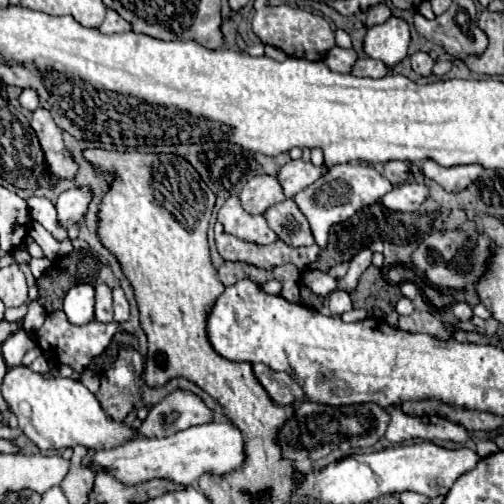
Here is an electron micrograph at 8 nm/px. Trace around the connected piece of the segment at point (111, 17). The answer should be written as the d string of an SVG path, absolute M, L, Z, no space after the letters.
M108 11L106 13L106 19L104 23L98 27L102 33L124 33L124 31L130 31L130 23L126 19L122 19L116 11Z

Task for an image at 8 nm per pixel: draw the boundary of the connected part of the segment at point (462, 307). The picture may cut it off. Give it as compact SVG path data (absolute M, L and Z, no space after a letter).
M456 303L456 305L452 305L452 313L454 313L454 317L458 321L470 321L472 315L474 315L472 307L468 303Z

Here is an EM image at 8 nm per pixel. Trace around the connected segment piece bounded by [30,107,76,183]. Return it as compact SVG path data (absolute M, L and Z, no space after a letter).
M38 107L34 111L34 117L32 117L30 125L36 131L36 135L40 139L40 145L44 149L46 163L48 163L50 173L52 173L52 183L56 183L58 179L72 179L74 173L76 173L76 165L68 157L64 141L62 141L62 131L54 123L50 113L46 109Z

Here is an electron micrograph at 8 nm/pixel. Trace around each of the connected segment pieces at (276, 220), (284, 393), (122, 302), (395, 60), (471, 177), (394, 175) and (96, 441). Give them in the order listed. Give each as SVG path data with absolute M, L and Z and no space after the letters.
M286 199L286 201L270 207L264 217L266 217L270 229L286 245L290 245L290 247L314 245L314 237L310 233L308 221L292 199Z
M262 363L252 365L254 377L256 381L268 391L268 397L276 403L276 405L294 405L298 401L302 401L302 393L296 393L296 383L290 379L290 375L286 373L278 373L268 369Z
M114 287L112 293L114 293L114 321L124 323L130 317L130 307L124 297L124 291L120 287Z
M390 17L382 25L374 25L366 31L364 53L372 59L382 61L388 69L396 67L408 51L410 27L404 19Z
M432 159L424 161L424 175L436 181L444 191L464 191L484 173L482 165L458 165L458 167L440 167Z
M386 161L384 163L384 177L396 187L400 183L404 183L408 177L410 177L410 171L408 171L408 163L404 161Z
M14 367L6 373L2 383L2 395L8 407L18 417L18 427L22 433L40 449L74 449L76 445L88 449L110 449L124 445L134 439L134 429L122 421L114 421L106 415L100 401L76 379L44 379L28 367Z

